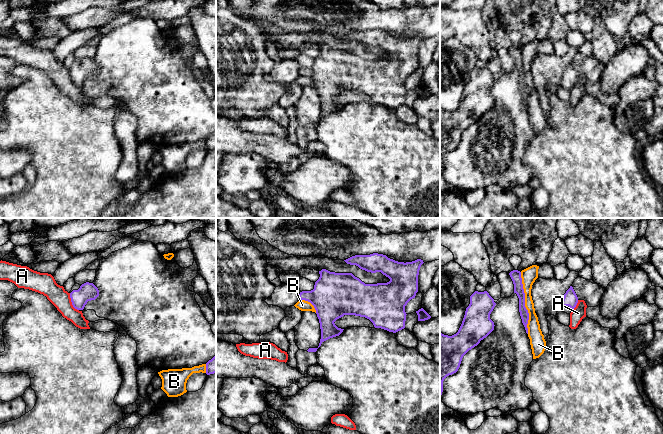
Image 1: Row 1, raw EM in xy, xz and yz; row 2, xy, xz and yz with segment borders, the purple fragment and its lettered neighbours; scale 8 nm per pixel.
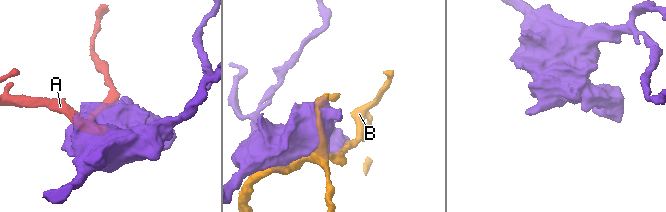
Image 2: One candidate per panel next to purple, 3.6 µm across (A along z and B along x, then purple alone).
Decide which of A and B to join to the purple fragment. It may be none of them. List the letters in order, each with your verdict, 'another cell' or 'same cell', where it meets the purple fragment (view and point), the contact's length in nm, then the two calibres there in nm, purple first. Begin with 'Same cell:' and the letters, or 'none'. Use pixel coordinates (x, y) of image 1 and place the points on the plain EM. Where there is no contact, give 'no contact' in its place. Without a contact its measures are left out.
Same cell: none
A: another cell; contact xy (71, 77); length 160 nm; calibres 140 and 170 nm
B: another cell; contact yz (524, 79); length 500 nm; calibres 90 and 120 nm

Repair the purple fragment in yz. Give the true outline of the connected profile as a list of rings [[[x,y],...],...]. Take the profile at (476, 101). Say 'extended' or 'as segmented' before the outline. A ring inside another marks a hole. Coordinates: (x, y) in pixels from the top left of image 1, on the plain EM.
as segmented; [[[475,67],[458,108],[452,112],[440,109],[440,172],[444,155],[456,149],[463,132],[494,106],[490,90],[495,81],[487,67]]]

